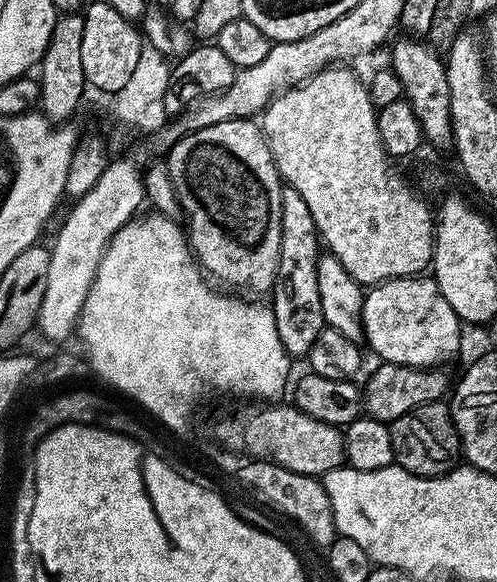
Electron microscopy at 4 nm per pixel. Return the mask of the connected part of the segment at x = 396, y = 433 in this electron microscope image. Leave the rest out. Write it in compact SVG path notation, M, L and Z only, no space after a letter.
M438 400L418 406L402 414L402 418L391 421L390 442L394 446L393 461L415 476L447 476L462 460L452 409Z

